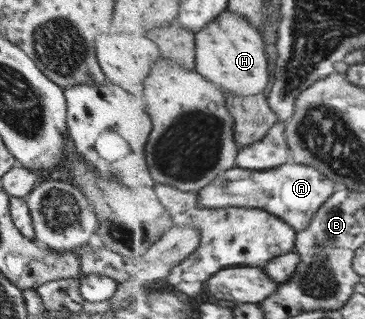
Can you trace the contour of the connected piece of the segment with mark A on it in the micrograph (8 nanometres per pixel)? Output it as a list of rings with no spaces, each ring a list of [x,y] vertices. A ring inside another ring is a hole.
[[[292,162],[270,170],[231,168],[213,180],[213,184],[207,185],[196,194],[199,197],[199,205],[209,209],[245,206],[267,209],[269,213],[295,227],[297,233],[301,233],[337,189],[337,183],[318,169]]]

